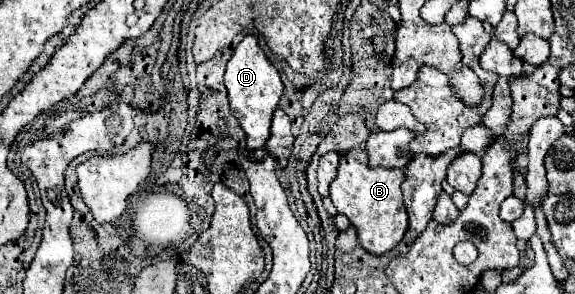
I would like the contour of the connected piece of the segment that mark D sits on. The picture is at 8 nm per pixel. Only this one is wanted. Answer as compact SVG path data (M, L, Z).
M246 35L234 49L234 55L230 57L226 65L226 75L224 75L224 85L228 89L228 99L230 99L230 109L232 115L240 121L240 127L246 133L246 143L250 149L260 149L270 137L270 123L272 123L272 113L278 107L280 95L282 95L282 81L276 71L276 67L268 61L264 51L258 45L258 39L254 35Z

